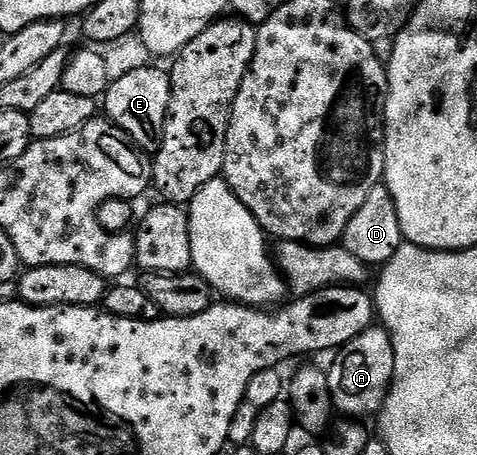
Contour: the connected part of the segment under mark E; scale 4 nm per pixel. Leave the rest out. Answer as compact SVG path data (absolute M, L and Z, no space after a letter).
M134 68L131 72L126 72L122 77L115 79L111 83L110 87L106 89L104 93L104 112L105 115L111 120L111 122L117 126L120 130L124 130L124 134L128 134L130 139L147 154L153 154L160 150L162 145L162 131L164 130L164 122L166 121L166 115L168 114L168 102L170 101L170 78L165 71L161 72L158 68Z

